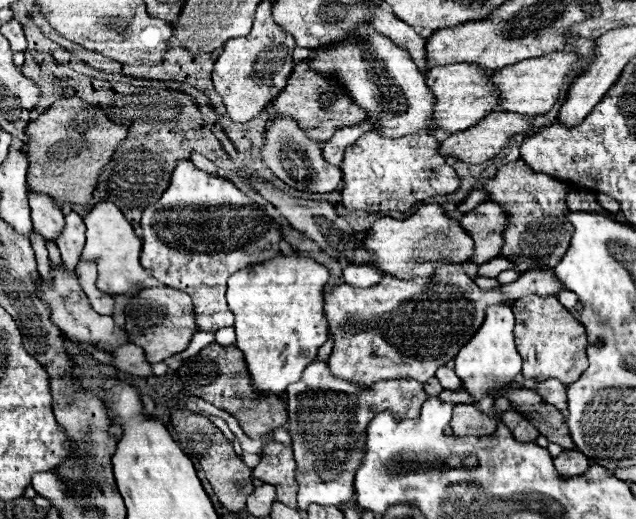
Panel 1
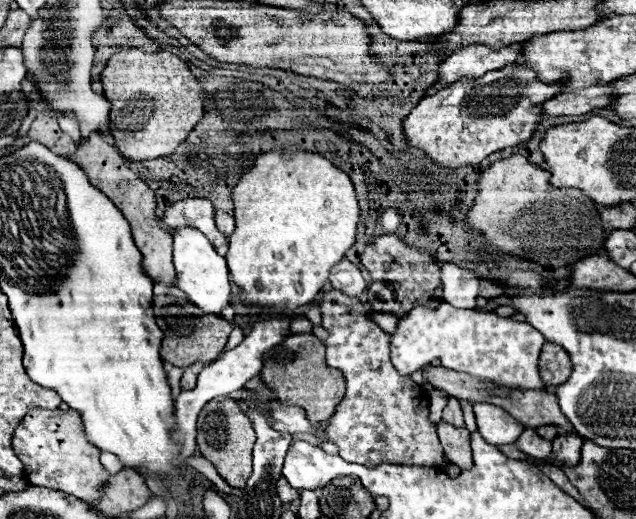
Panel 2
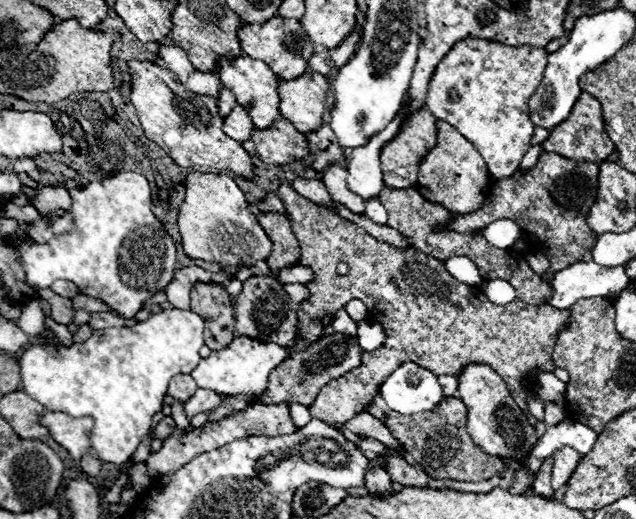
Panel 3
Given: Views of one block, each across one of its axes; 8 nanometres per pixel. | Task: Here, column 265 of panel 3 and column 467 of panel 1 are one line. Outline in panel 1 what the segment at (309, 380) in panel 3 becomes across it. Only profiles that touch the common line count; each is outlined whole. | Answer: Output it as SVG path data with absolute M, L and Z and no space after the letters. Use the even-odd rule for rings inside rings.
M442 390L438 394L438 400L452 402L452 404L472 404L474 402L466 390L462 390L462 392L446 392L446 390Z

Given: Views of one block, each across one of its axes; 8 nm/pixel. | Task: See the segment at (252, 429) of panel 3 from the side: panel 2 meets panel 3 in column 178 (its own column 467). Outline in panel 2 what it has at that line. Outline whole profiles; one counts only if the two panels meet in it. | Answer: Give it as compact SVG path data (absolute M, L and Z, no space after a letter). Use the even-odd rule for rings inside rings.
M440 420L436 426L438 426L438 436L444 446L448 462L460 468L470 468L472 466L470 432L466 428L456 428L444 420Z

